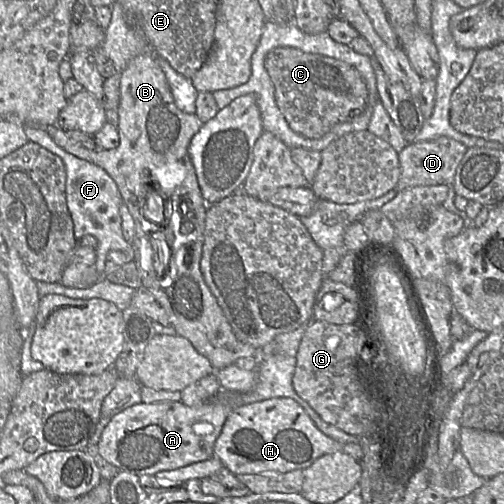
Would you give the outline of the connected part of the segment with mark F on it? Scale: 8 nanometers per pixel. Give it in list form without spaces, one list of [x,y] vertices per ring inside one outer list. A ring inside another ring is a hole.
[[[29,125],[25,127],[25,134],[29,142],[34,142],[48,151],[60,157],[66,167],[66,199],[67,206],[74,223],[74,234],[79,240],[85,235],[96,237],[96,262],[94,266],[101,275],[105,273],[105,262],[107,254],[112,250],[124,251],[133,255],[134,250],[124,238],[122,230],[122,218],[120,208],[123,203],[119,188],[115,180],[101,167],[89,161],[80,159],[58,146],[45,127]]]

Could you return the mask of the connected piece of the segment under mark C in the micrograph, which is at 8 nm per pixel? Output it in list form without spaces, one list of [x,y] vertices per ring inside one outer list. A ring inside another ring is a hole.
[[[291,47],[270,51],[264,66],[274,86],[276,104],[289,127],[297,134],[319,139],[335,125],[360,115],[369,102],[365,80],[352,65],[327,56]]]

